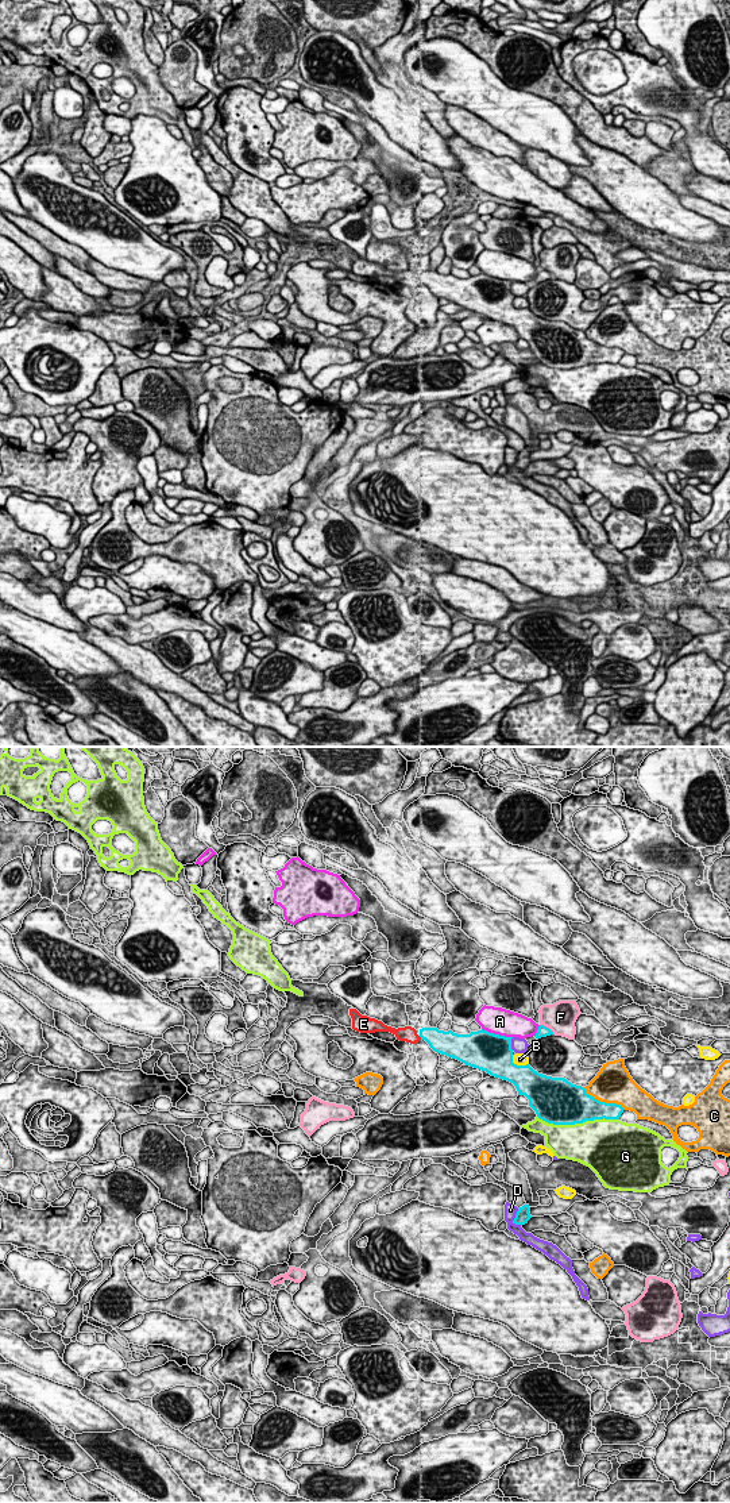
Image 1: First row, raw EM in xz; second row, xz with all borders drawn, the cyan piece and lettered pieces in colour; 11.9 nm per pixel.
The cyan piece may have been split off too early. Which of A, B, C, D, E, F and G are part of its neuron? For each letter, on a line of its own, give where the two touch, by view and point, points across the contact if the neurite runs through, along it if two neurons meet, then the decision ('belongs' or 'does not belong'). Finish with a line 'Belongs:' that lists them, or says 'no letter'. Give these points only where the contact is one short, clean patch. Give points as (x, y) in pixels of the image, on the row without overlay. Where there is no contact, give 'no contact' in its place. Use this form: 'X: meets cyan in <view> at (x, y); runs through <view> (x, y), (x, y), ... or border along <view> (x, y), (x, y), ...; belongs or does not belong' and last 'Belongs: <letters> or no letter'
A: meets cyan in xz at (497, 278); does not belong
B: meets cyan in xz at (518, 309); does not belong
C: meets cyan in xz at (603, 346); does not belong
D: meets cyan in xz at (516, 461); does not belong
E: meets cyan in xz at (420, 280); belongs
F: meets cyan in xz at (545, 270); does not belong
G: meets cyan in xz at (578, 366); does not belong
Belongs: E

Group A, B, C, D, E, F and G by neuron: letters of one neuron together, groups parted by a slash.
A / B / C / D / E / F / G

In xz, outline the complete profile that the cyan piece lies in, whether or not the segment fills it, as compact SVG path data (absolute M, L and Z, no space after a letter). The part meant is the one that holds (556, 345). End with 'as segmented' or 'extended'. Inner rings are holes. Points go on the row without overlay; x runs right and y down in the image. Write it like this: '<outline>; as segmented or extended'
M349 253L349 259L352 273L356 275L390 275L397 284L410 288L425 284L437 297L513 327L518 339L525 339L537 361L548 367L575 369L603 362L619 363L625 354L621 348L595 343L587 338L584 331L572 328L564 321L538 317L529 308L514 308L513 281L483 273L470 278L444 275L437 271L422 271L418 275L412 270L395 273L382 265L362 259L356 253Z; extended

